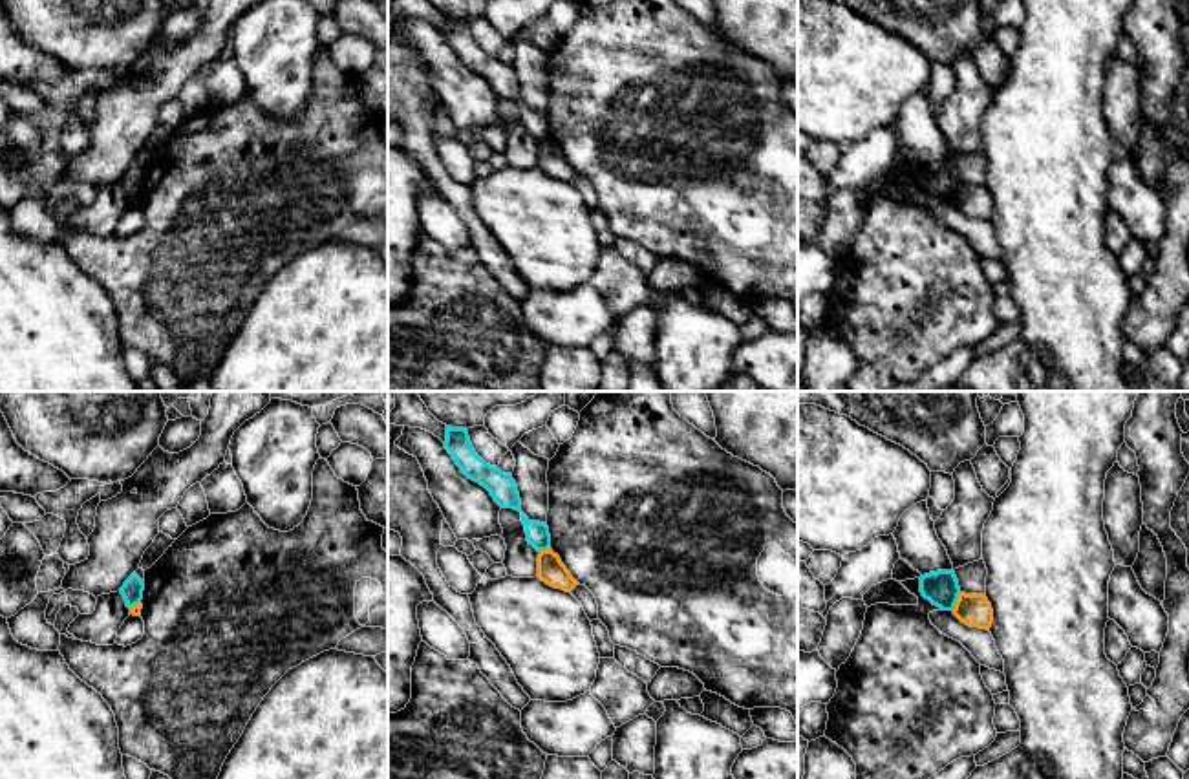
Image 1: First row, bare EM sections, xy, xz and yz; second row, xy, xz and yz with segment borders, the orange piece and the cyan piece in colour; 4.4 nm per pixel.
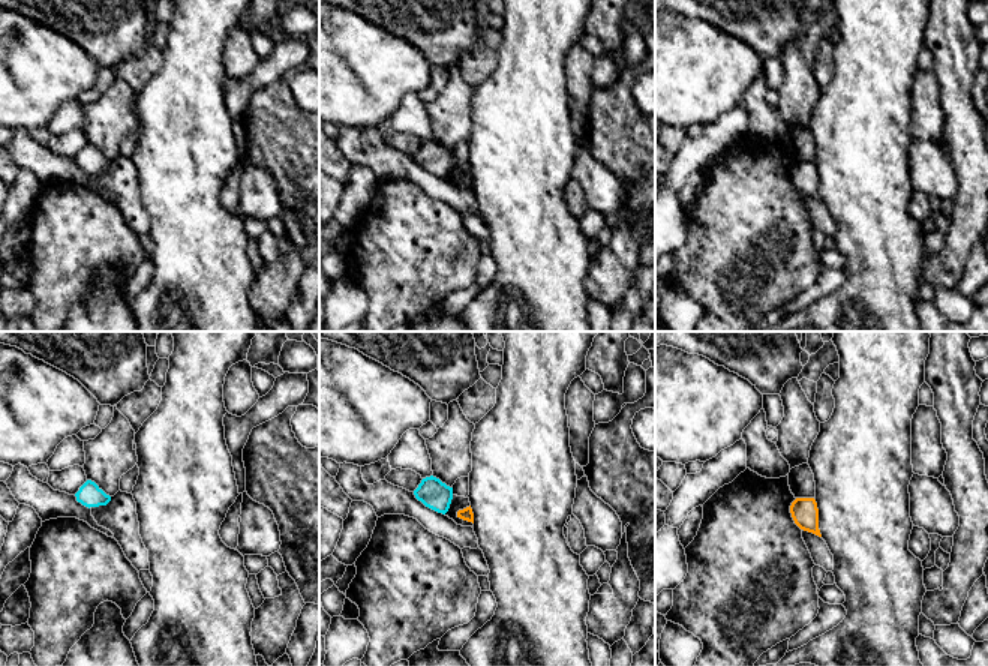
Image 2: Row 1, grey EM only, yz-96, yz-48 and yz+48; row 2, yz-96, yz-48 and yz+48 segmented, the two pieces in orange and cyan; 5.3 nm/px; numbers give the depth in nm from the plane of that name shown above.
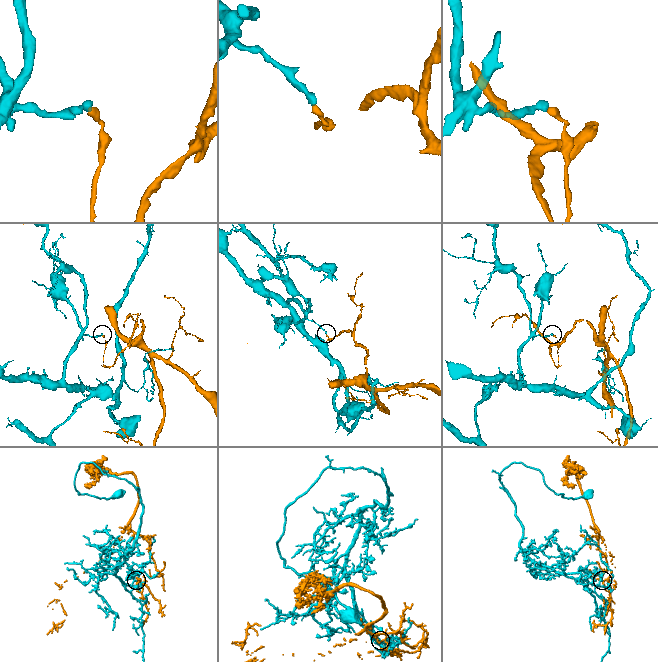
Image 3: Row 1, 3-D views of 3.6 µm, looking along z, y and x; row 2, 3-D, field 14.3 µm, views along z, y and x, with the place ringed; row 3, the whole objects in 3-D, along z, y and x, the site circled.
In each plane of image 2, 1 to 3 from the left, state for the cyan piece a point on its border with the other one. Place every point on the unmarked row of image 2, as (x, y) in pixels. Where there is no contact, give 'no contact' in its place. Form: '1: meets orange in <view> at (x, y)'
1: no contact
2: no contact
3: no contact

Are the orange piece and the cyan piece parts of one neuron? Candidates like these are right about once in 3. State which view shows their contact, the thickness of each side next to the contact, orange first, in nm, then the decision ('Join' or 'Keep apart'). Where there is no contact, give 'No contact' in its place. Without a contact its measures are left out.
Touches orange in yz. Thickness 140 nm (orange) against 150 nm. Keep apart

